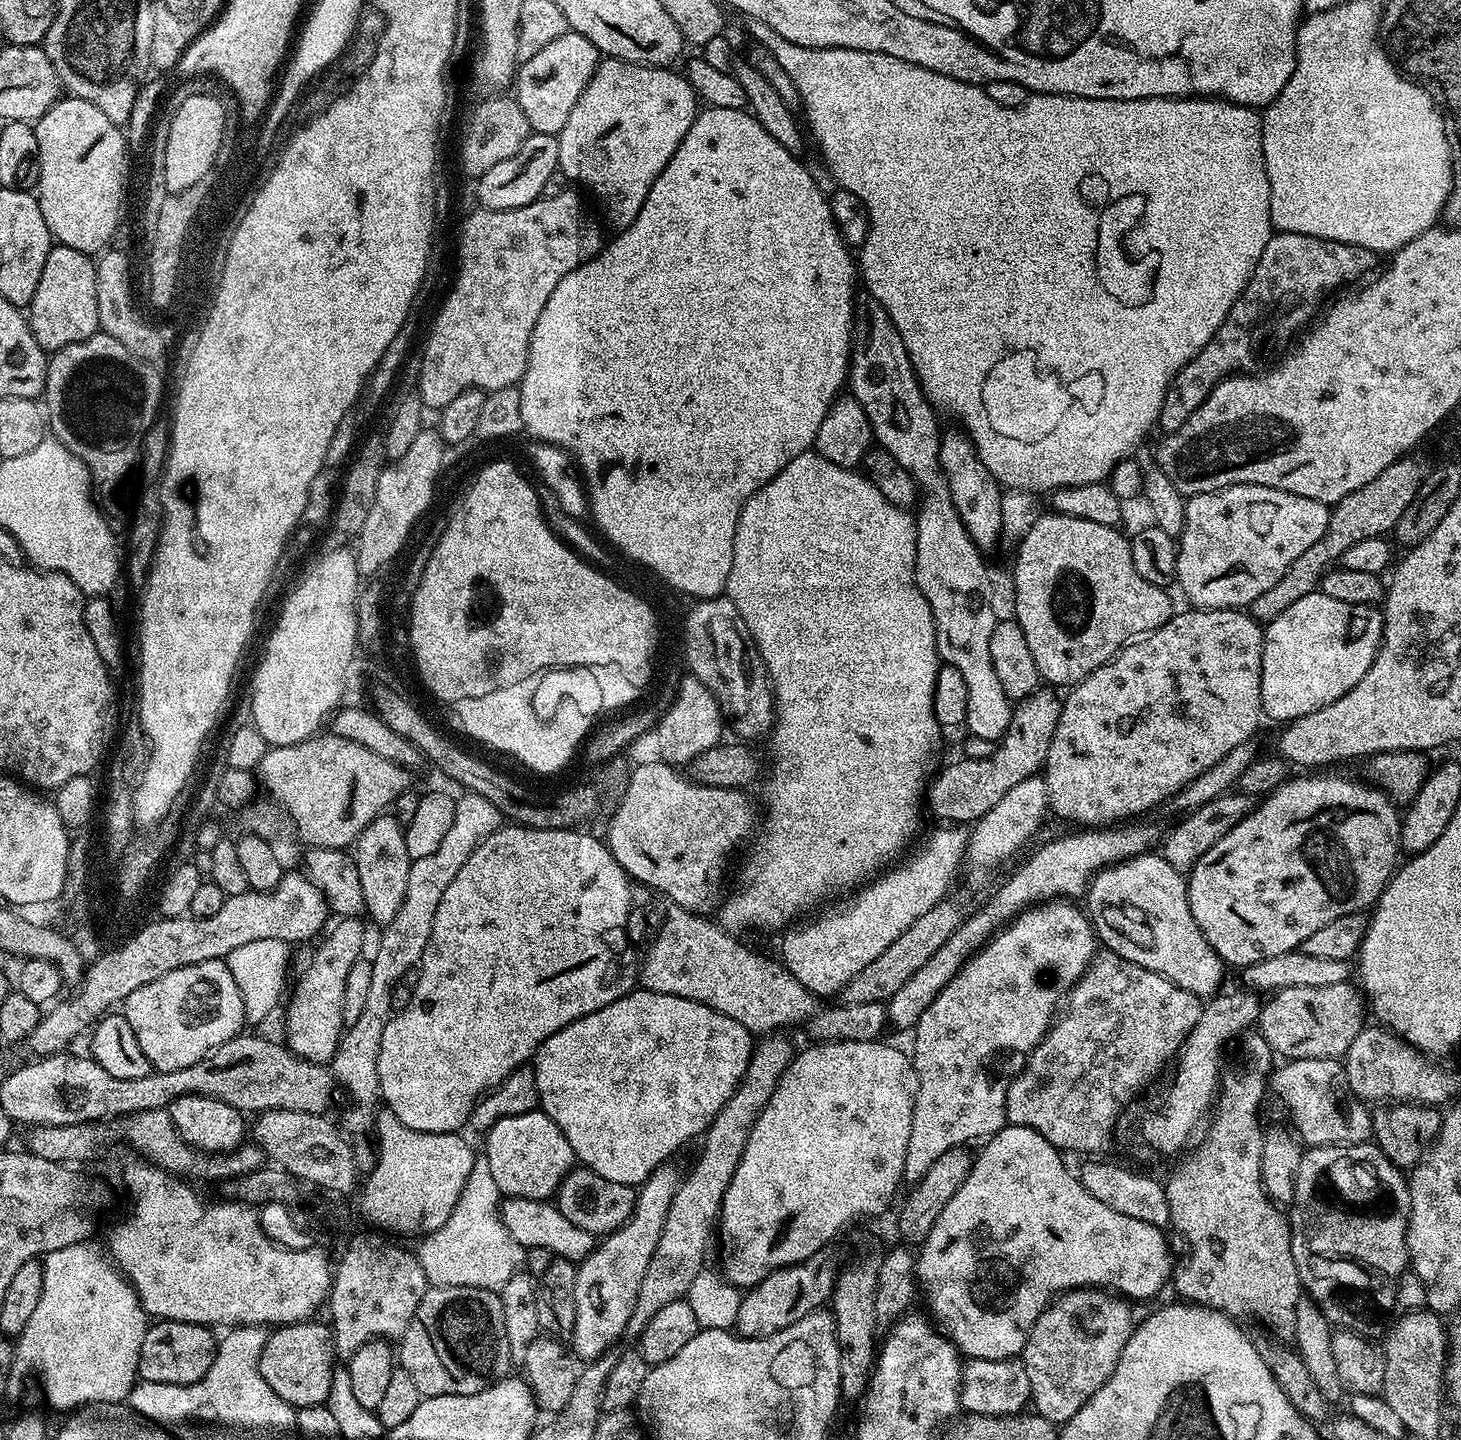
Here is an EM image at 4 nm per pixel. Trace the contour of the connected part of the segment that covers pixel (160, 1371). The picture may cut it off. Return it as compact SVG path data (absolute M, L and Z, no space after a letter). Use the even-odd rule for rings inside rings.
M156 1320L149 1323L138 1354L138 1376L146 1382L193 1384L214 1366L218 1336L211 1327L181 1320Z

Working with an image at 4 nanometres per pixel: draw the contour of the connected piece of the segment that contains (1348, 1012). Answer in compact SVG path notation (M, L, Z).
M1345 982L1338 986L1290 986L1271 993L1261 1003L1258 1031L1272 1047L1273 1053L1285 1061L1306 1058L1340 1060L1350 1042L1366 1026L1366 1000L1357 985Z

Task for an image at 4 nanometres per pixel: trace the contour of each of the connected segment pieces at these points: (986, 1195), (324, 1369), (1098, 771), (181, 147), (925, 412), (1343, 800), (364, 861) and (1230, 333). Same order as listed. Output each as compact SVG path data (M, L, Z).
M1008 1124L990 1137L987 1137L984 1149L975 1153L972 1168L968 1171L966 1182L958 1186L954 1198L946 1202L946 1206L938 1214L934 1226L928 1231L928 1237L919 1245L916 1256L915 1279L919 1287L924 1287L924 1296L928 1299L927 1311L931 1319L938 1325L939 1331L951 1340L968 1360L1010 1360L1019 1357L1026 1346L1026 1338L1038 1322L1038 1318L1048 1309L1053 1299L1061 1292L1069 1292L1071 1288L1102 1288L1121 1292L1132 1300L1148 1300L1163 1290L1169 1283L1174 1267L1173 1253L1168 1253L1168 1240L1159 1228L1150 1226L1150 1222L1138 1222L1138 1218L1130 1218L1126 1214L1118 1214L1118 1210L1110 1210L1106 1202L1098 1202L1086 1186L1082 1186L1079 1175L1068 1169L1063 1160L1061 1149L1056 1148L1042 1134L1030 1130L1026 1126Z
M309 1318L299 1324L285 1324L277 1327L262 1346L260 1373L266 1378L270 1390L282 1398L282 1402L293 1408L305 1408L323 1404L330 1394L332 1370L337 1367L338 1357L332 1346L332 1329L327 1323L315 1324Z
M1214 608L1211 610L1187 610L1181 614L1173 615L1172 619L1167 620L1160 628L1155 628L1153 632L1146 636L1139 637L1127 644L1102 666L1098 666L1098 670L1090 673L1085 680L1081 680L1079 684L1071 689L1072 692L1067 697L1063 697L1060 705L1060 717L1058 718L1058 726L1054 730L1054 738L1050 742L1050 750L1048 757L1042 769L1042 775L1046 782L1046 790L1048 791L1048 807L1053 813L1057 812L1064 820L1073 820L1076 826L1112 826L1117 822L1127 821L1129 818L1140 818L1143 812L1148 812L1151 808L1156 808L1160 803L1171 801L1174 794L1178 794L1178 790L1182 790L1182 786L1186 786L1186 782L1198 778L1198 774L1202 774L1202 770L1210 770L1210 766L1214 766L1214 762L1222 762L1222 758L1226 758L1226 754L1230 754L1230 750L1234 750L1234 746L1242 746L1249 743L1253 739L1252 735L1260 728L1260 720L1264 716L1264 707L1262 706L1262 646L1264 645L1264 628L1259 620L1255 620L1251 614L1244 610L1234 608Z
M211 91L189 96L177 106L173 121L170 122L169 137L165 139L165 186L169 193L189 190L214 166L227 122L224 106L225 101L219 100Z
M860 294L855 297L852 306L852 358L848 365L847 387L850 389L850 395L860 403L862 410L866 410L866 418L870 418L870 426L875 443L879 447L885 448L890 454L894 454L894 458L898 462L898 466L902 466L902 470L906 470L906 474L910 474L910 478L914 478L917 489L920 493L918 496L918 509L914 519L916 521L916 585L922 594L922 598L926 598L926 602L930 602L930 610L932 611L932 621L934 622L934 630L936 631L936 649L940 655L941 661L944 664L954 666L958 670L962 670L962 678L966 678L966 718L964 724L967 731L978 738L986 738L987 740L1001 741L1004 739L1006 730L1010 726L1010 718L1012 717L1013 701L1008 699L1006 690L1002 690L1002 682L998 682L998 674L994 674L994 662L990 662L990 634L994 634L994 626L998 619L996 608L992 605L992 588L988 585L988 568L984 565L985 553L977 548L976 543L970 538L970 534L962 526L962 522L958 518L958 510L952 501L950 494L950 486L944 477L944 471L940 468L940 438L942 435L942 427L936 421L938 417L937 409L932 407L932 403L924 396L924 389L920 387L920 380L916 377L914 366L910 362L910 354L906 350L906 346L902 342L902 334L898 334L898 330L894 326L894 322L890 322L890 314L886 314L886 310L873 296Z
M1332 770L1325 772L1328 772L1325 776L1312 776L1316 774L1297 776L1296 774L1278 785L1253 807L1246 818L1242 818L1242 822L1238 822L1238 826L1234 826L1234 830L1226 834L1226 838L1218 838L1218 842L1214 842L1214 846L1210 846L1210 850L1206 850L1206 854L1202 854L1202 858L1198 858L1191 872L1187 873L1190 914L1194 914L1194 922L1198 922L1198 930L1202 930L1206 942L1214 946L1214 950L1224 960L1225 965L1237 964L1237 969L1243 970L1258 963L1259 960L1274 958L1274 954L1297 951L1306 942L1306 938L1310 938L1310 934L1315 934L1320 927L1334 922L1334 918L1342 918L1342 914L1354 914L1371 909L1376 899L1384 893L1388 881L1392 879L1392 874L1398 867L1396 855L1401 855L1402 852L1400 847L1402 816L1397 805L1393 804L1392 798L1381 788L1371 783L1368 785L1360 780L1351 780L1348 776L1335 776L1332 773L1335 771Z
M381 814L372 819L370 826L366 826L356 840L354 859L367 919L372 919L378 926L385 926L391 922L394 914L398 914L402 898L406 898L406 878L413 862L410 854L406 854L404 828L396 821L395 815Z
M1276 232L1272 235L1270 242L1266 242L1266 250L1262 250L1262 258L1258 258L1258 266L1254 266L1254 274L1250 274L1250 282L1246 282L1234 306L1230 306L1214 338L1210 338L1210 342L1206 342L1206 346L1202 346L1202 350L1198 350L1198 354L1194 354L1194 358L1190 358L1190 362L1186 362L1186 366L1182 366L1182 370L1178 370L1178 374L1174 374L1174 378L1168 383L1168 389L1162 398L1162 410L1158 421L1161 433L1167 434L1179 430L1186 423L1186 418L1190 418L1190 414L1194 414L1194 410L1198 410L1198 406L1206 402L1214 386L1218 386L1218 382L1225 376L1255 373L1259 369L1256 367L1263 362L1264 355L1276 343L1291 345L1297 333L1307 329L1313 317L1321 311L1325 303L1324 295L1331 288L1343 289L1351 285L1356 282L1351 280L1356 280L1359 276L1367 277L1369 275L1367 272L1375 266L1376 260L1378 260L1377 253L1366 250L1362 246L1349 246L1342 242L1310 238L1306 234Z

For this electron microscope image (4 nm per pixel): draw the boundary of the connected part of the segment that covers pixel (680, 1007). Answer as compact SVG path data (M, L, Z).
M633 990L618 997L614 1002L602 1006L602 1010L594 1010L594 1014L586 1014L582 1018L570 1022L570 1026L550 1034L550 1038L546 1038L546 1042L542 1042L542 1046L536 1051L534 1057L538 1098L540 1099L539 1111L546 1113L556 1123L558 1130L562 1130L566 1142L570 1142L573 1157L583 1167L594 1170L594 1174L602 1174L602 1178L610 1178L610 1182L639 1186L648 1179L648 1175L655 1168L671 1161L672 1155L683 1144L690 1143L695 1136L696 1139L703 1137L714 1122L718 1110L722 1110L722 1106L726 1106L730 1094L734 1094L734 1090L746 1074L753 1047L753 1033L745 1030L738 1022L734 1022L734 1018L726 1018L722 1014L718 1014L718 1010L710 1010L710 1006L706 1006L702 1002L696 1002L690 998L678 998L674 994Z

